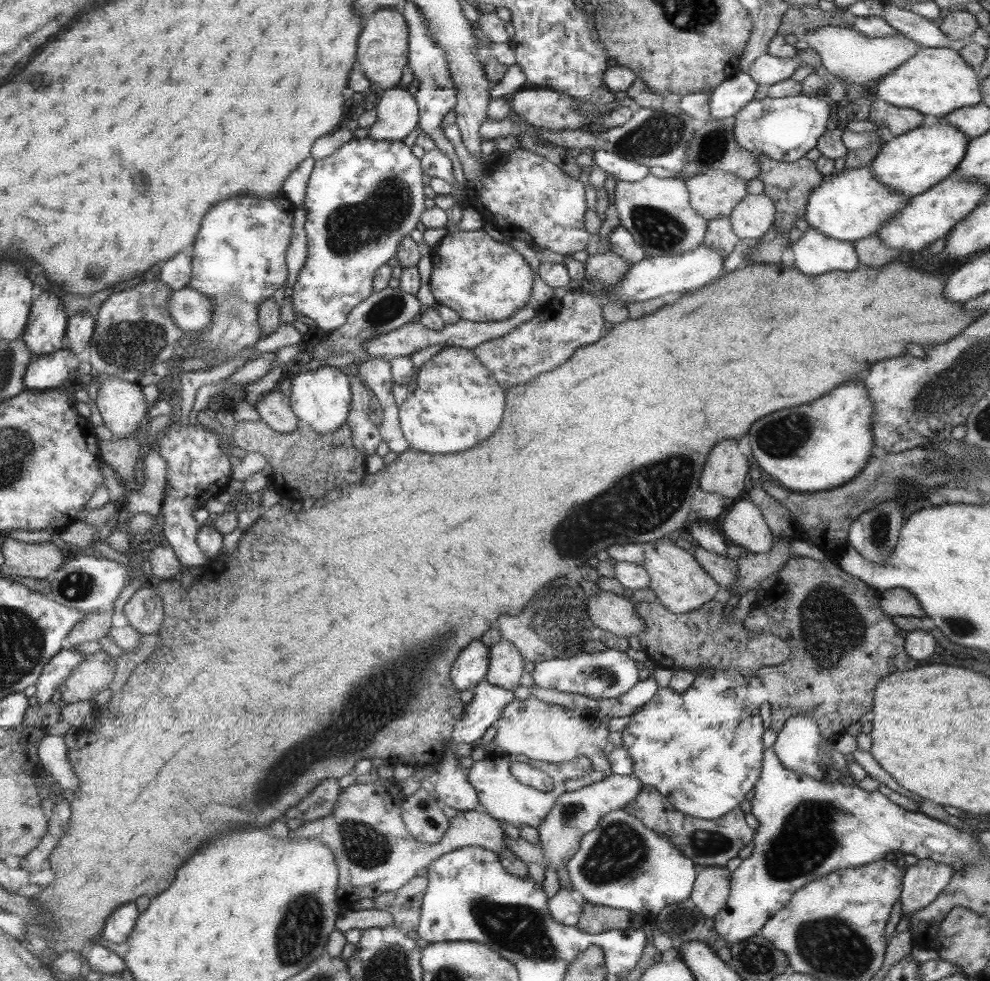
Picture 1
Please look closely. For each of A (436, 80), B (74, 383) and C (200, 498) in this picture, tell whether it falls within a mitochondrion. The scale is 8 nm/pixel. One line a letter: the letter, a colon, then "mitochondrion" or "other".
A: mitochondrion
B: other
C: other

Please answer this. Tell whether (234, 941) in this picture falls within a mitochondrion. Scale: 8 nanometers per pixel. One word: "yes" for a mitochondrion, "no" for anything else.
no

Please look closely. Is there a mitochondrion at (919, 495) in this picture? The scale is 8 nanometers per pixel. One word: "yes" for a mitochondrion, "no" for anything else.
no

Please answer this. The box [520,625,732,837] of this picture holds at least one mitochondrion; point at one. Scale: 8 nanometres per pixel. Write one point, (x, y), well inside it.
(570, 811)

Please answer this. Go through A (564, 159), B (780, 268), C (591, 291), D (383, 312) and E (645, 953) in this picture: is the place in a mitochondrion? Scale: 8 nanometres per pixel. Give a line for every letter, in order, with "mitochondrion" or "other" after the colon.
A: other
B: other
C: other
D: mitochondrion
E: other

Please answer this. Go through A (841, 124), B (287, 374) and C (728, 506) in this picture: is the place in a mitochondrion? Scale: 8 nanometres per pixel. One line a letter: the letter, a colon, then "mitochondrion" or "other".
A: other
B: other
C: other

